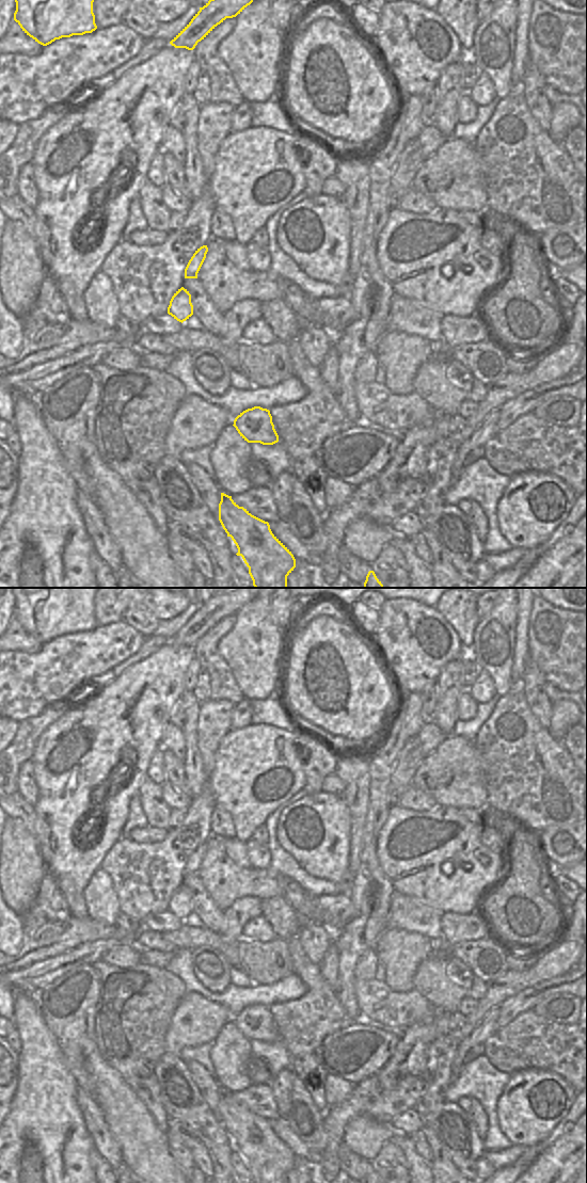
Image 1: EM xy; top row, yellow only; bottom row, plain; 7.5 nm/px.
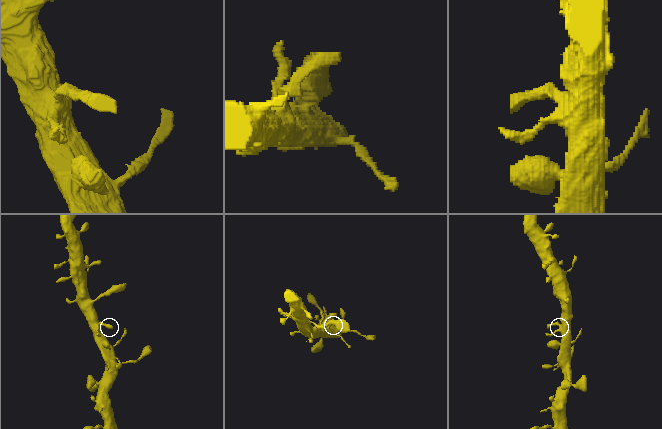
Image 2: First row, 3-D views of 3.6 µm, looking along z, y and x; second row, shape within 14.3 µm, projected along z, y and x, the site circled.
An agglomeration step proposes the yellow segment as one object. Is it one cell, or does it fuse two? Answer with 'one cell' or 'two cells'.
one cell

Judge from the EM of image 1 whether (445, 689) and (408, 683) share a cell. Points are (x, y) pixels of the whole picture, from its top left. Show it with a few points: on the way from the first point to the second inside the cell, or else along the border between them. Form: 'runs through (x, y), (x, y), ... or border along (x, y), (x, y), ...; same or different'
border along (449, 661), (441, 670), (435, 683); different

